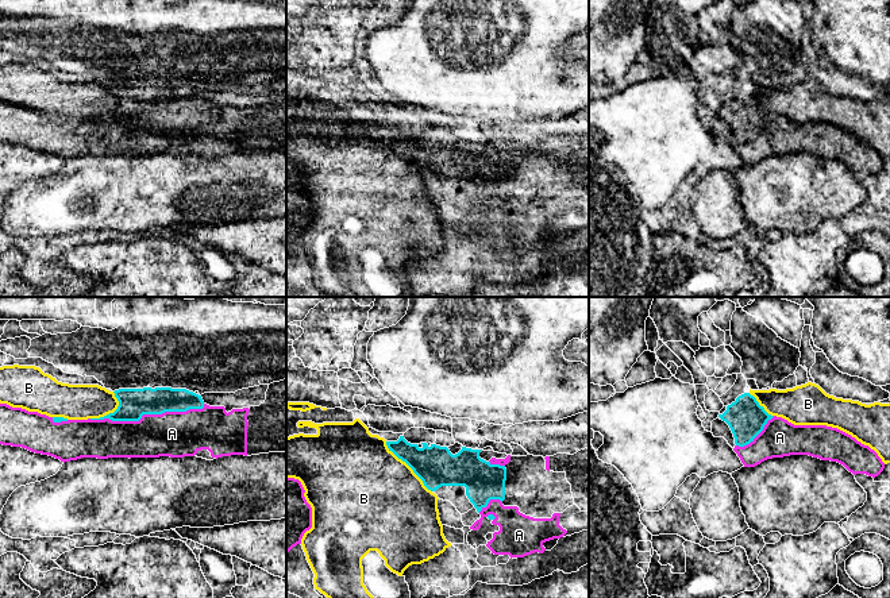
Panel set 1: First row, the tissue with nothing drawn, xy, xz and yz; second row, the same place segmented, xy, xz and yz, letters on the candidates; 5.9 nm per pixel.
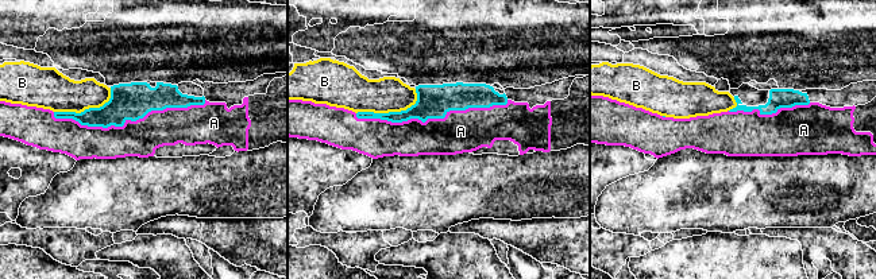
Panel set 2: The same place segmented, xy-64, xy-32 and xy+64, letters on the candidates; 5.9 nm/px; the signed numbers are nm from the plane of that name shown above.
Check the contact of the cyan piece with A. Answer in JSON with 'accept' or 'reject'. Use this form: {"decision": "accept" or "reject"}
{"decision": "reject"}

